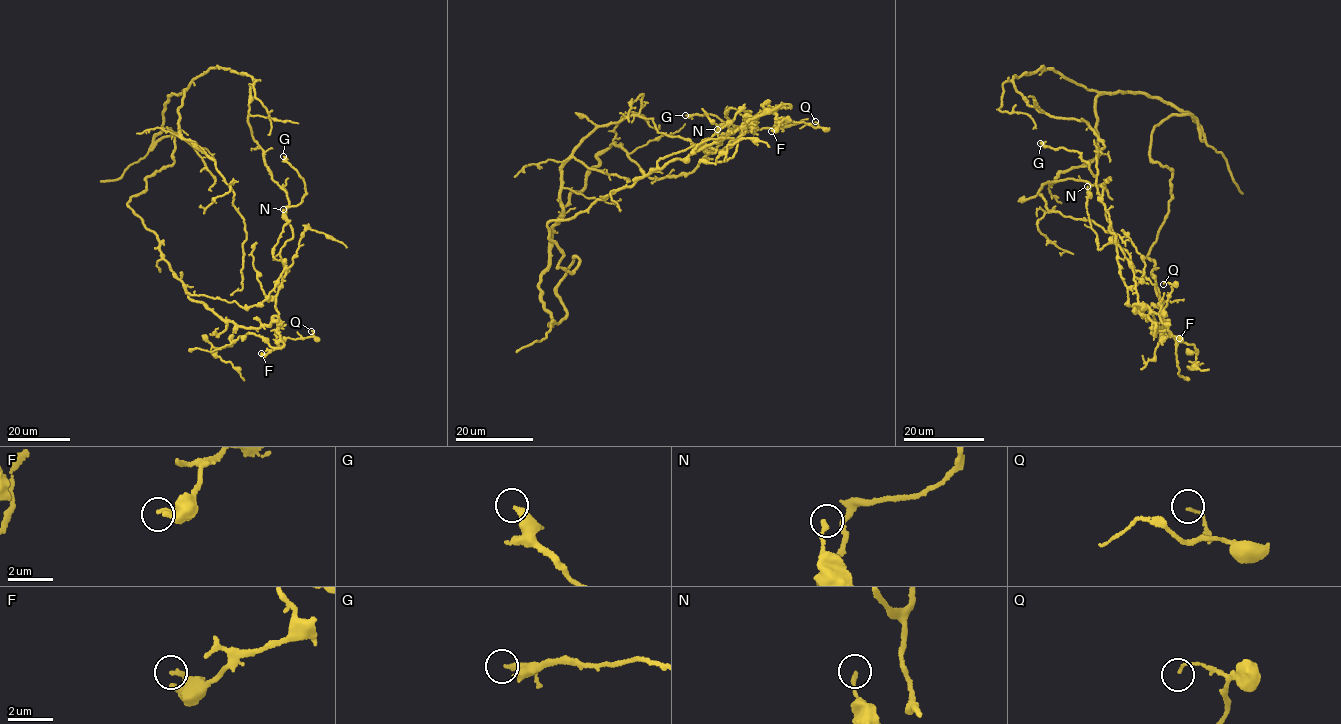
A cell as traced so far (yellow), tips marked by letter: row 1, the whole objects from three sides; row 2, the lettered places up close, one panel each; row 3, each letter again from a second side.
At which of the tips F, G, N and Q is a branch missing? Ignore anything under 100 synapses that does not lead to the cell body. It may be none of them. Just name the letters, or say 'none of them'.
none of them

